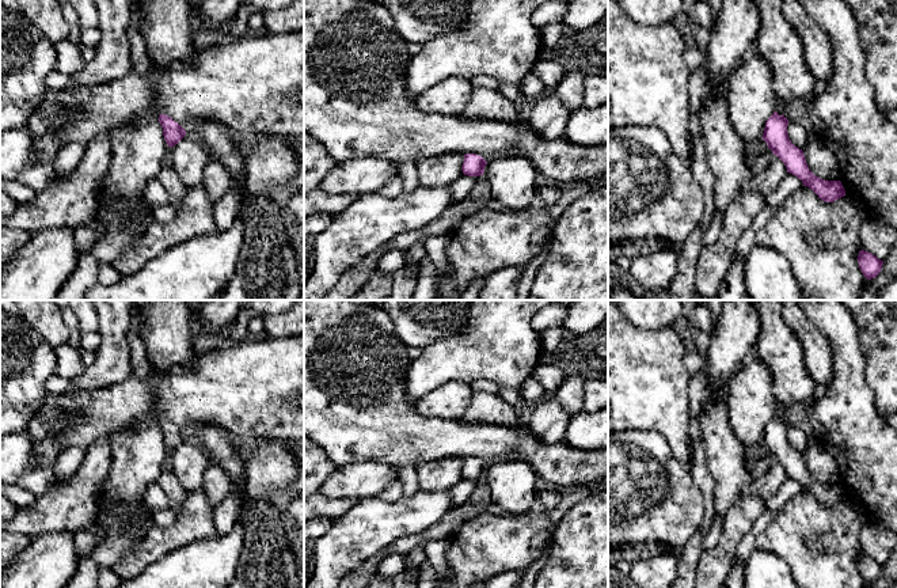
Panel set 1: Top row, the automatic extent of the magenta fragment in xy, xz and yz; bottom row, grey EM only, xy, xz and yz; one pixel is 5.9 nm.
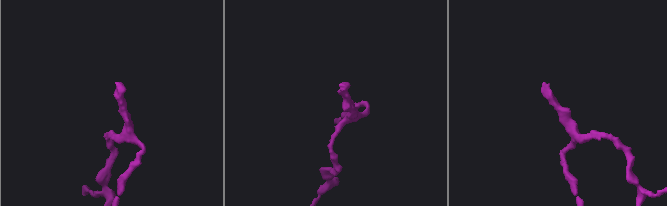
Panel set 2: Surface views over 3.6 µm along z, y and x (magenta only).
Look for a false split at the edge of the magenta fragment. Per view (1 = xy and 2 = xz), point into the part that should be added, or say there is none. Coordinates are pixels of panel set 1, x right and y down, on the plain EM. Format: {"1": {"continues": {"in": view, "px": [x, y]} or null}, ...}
{"1": {"continues": null}, "2": {"continues": null}}

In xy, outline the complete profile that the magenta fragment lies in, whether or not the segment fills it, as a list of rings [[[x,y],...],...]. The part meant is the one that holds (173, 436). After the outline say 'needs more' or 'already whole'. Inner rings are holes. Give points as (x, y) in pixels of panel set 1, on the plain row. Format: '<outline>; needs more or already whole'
[[[160,418],[159,426],[163,432],[163,440],[168,451],[172,452],[186,440],[186,435],[171,421]]]; already whole

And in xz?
[[[465,458],[461,470],[463,478],[468,481],[483,479],[487,466],[476,458]]]; already whole

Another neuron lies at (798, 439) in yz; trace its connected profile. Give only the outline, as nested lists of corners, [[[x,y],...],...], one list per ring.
[[[788,425],[787,437],[791,447],[799,454],[805,452],[805,448],[810,441],[807,435],[802,429],[791,426],[791,425]]]

